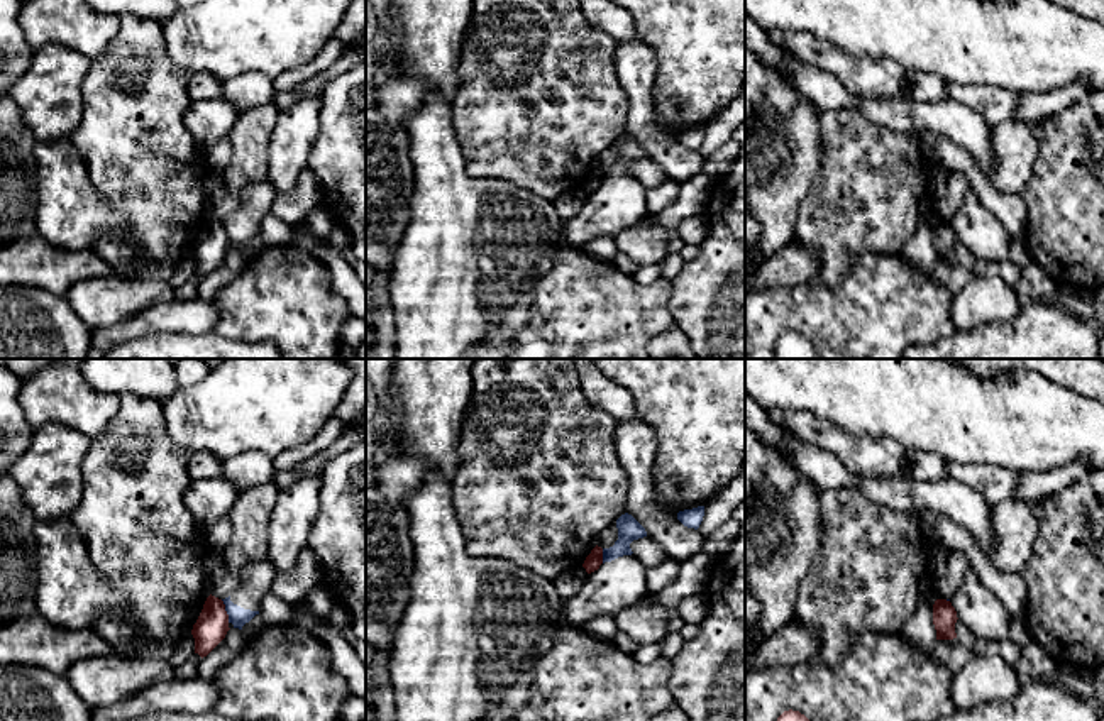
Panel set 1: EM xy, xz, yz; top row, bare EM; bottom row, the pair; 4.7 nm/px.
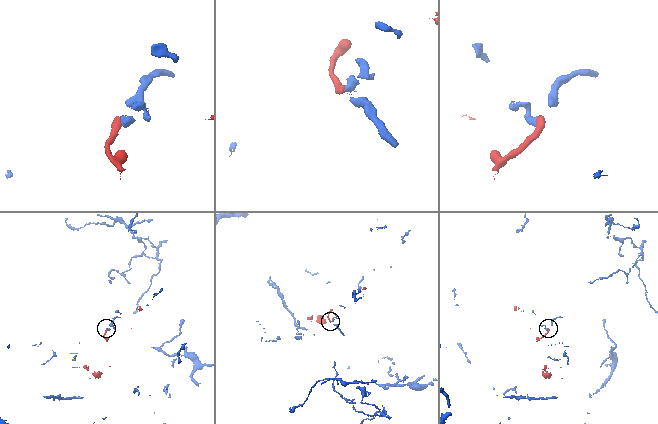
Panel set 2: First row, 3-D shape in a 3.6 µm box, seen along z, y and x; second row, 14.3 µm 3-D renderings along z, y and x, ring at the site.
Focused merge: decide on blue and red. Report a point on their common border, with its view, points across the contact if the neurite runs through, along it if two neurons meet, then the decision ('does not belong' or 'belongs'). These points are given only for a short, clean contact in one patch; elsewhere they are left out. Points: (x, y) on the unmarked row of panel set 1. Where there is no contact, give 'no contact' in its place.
meets blue in xy at (226, 231); border along xy (220, 220), (229, 242); does not belong

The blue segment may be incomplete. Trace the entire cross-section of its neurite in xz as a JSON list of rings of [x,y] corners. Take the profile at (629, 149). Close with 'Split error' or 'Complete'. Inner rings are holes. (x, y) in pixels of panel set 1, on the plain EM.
[[[628,134],[616,140],[618,161],[603,169],[603,184],[588,195],[581,212],[562,222],[562,245],[579,247],[594,237],[616,237],[627,227],[638,223],[647,212],[647,190],[633,176],[630,164],[647,157],[645,149]]]. Split error

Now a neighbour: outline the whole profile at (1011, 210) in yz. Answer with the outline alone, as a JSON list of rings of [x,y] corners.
[[[913,130],[911,134],[935,164],[967,176],[970,190],[974,190],[980,203],[999,218],[1011,237],[1023,235],[1028,208],[1019,195],[999,193],[989,178],[980,173],[974,157],[967,151],[953,146],[948,139],[930,130]]]

